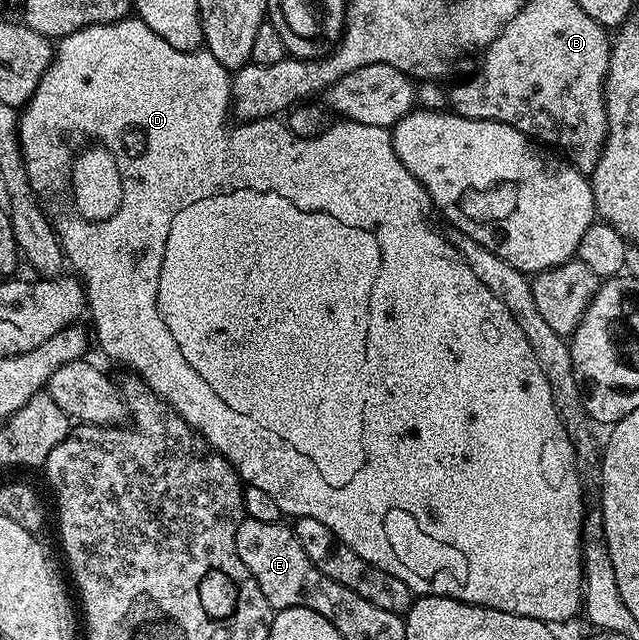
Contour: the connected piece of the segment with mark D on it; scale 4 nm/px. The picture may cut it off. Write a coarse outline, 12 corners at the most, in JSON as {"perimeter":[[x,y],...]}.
{"perimeter":[[71,32],[95,342],[414,595],[583,606],[573,442],[386,127]]}

